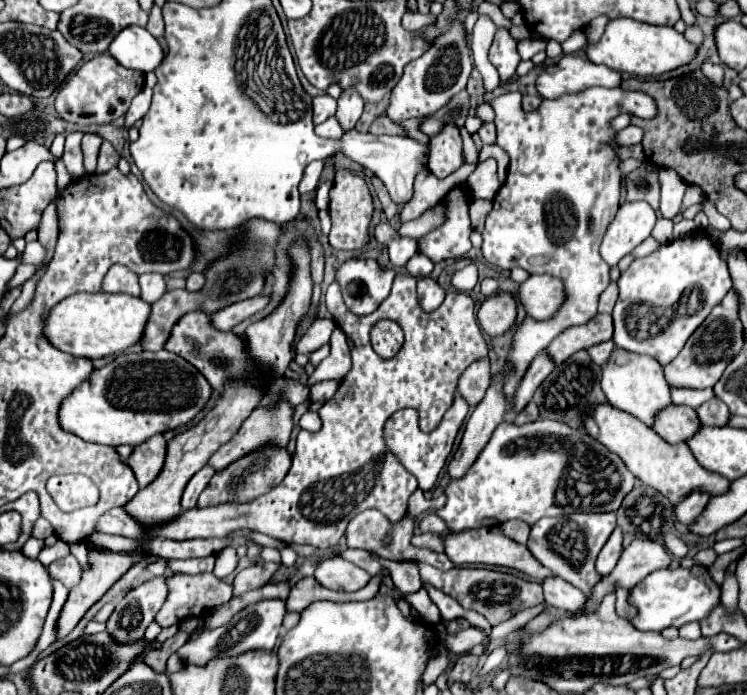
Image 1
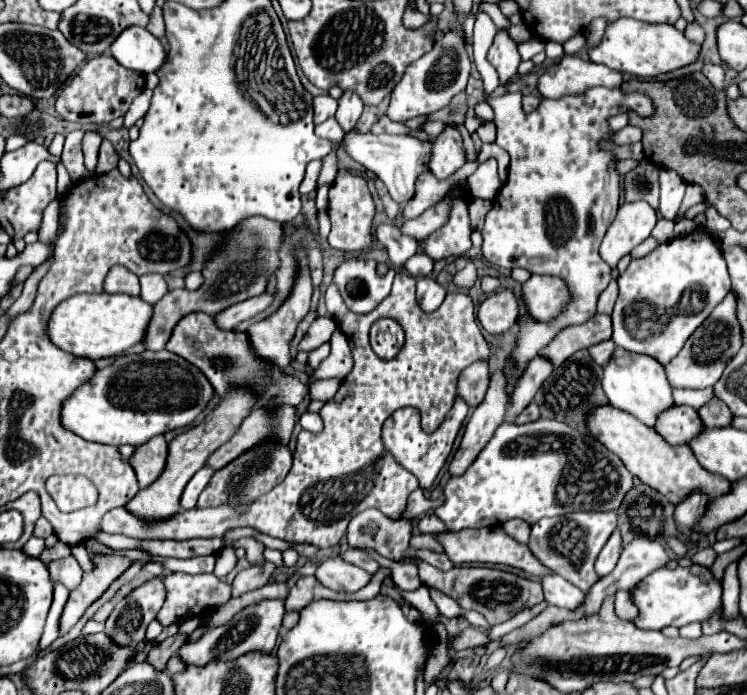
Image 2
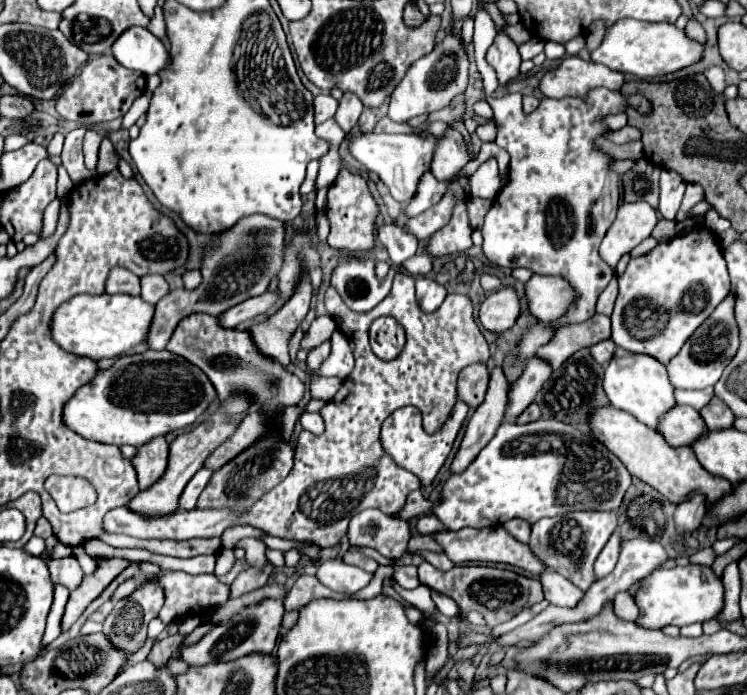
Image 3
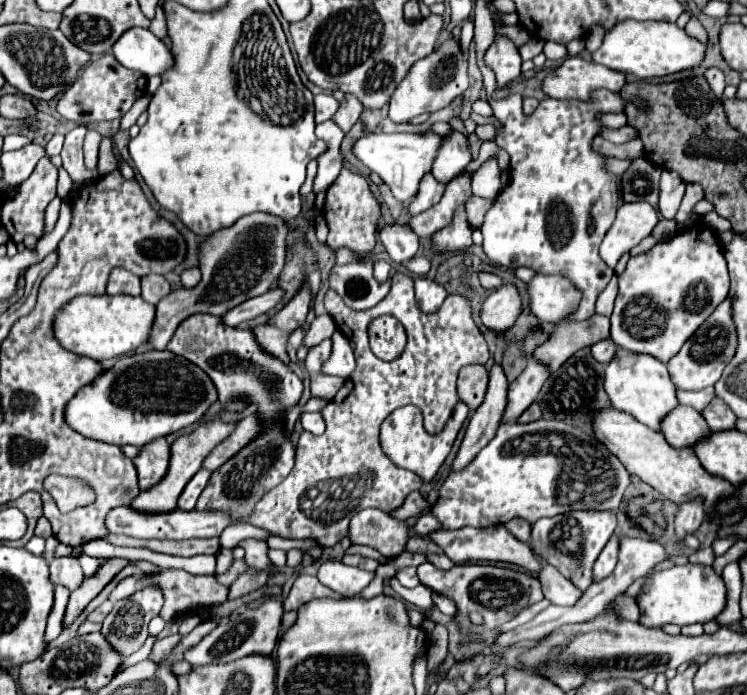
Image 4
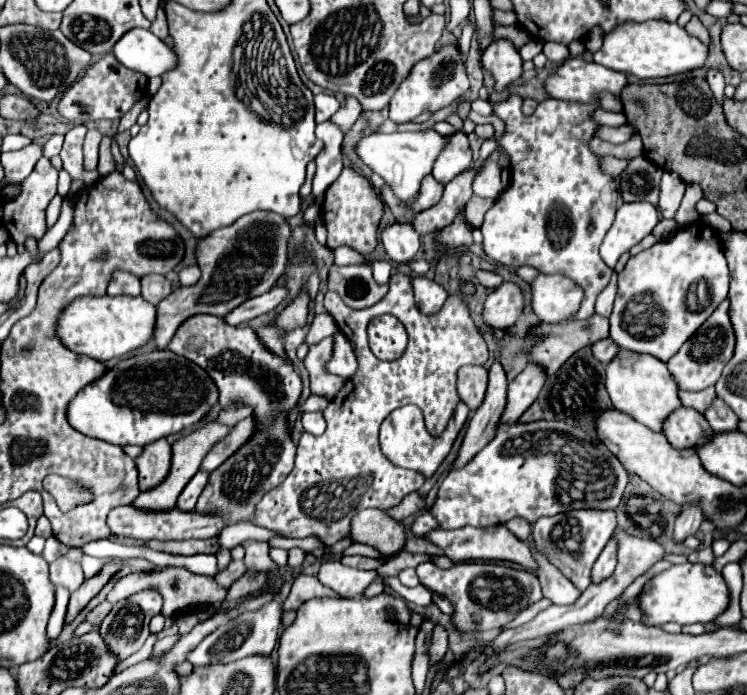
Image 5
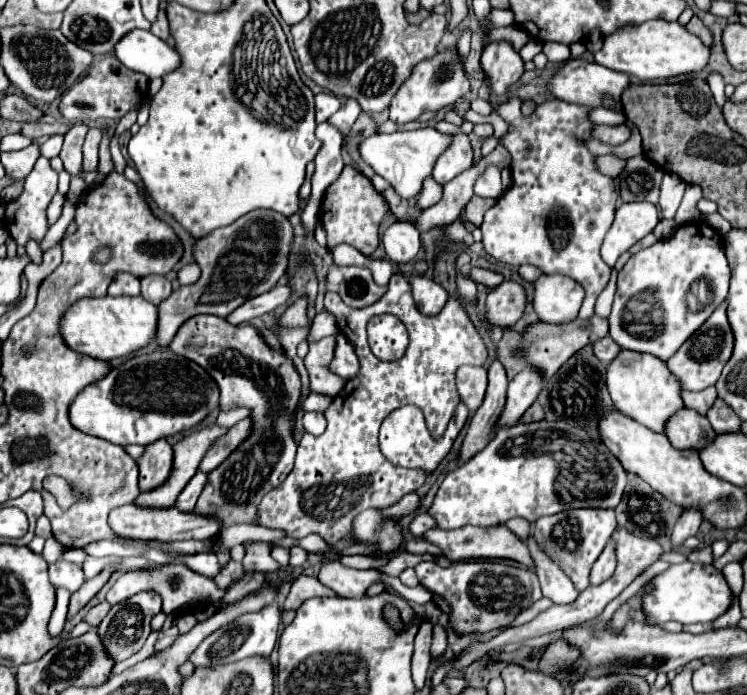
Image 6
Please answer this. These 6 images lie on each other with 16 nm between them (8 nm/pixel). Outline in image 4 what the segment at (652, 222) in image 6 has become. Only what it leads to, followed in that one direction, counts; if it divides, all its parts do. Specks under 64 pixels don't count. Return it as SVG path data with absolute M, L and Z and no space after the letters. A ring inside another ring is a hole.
M644 202L622 204L618 208L618 216L614 224L610 226L610 230L602 240L600 246L602 260L610 268L614 268L622 254L630 252L636 244L640 244L646 236L650 236L656 222L658 222L658 214L650 204Z

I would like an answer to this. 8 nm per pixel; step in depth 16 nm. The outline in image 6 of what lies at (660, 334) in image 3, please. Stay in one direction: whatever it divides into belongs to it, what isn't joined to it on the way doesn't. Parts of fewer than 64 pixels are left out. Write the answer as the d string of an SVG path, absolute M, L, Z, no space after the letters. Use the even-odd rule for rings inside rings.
M706 222L684 224L668 240L660 240L654 246L630 256L626 266L618 272L618 290L612 314L608 318L610 336L620 348L654 354L666 362L726 300L728 282L730 268L718 232ZM646 290L652 292L654 302L658 304L658 314L646 312L644 318L652 328L628 328L634 324L634 320L626 318L626 306L632 298Z

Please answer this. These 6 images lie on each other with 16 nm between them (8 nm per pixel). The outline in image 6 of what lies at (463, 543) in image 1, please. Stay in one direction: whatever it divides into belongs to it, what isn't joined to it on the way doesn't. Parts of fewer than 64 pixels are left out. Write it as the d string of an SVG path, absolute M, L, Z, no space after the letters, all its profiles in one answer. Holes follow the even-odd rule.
M504 524L502 526L492 526L492 528L476 528L476 526L464 526L464 528L458 528L458 530L440 530L440 528L434 528L434 530L428 530L424 534L424 538L432 544L436 544L446 558L450 558L452 562L464 562L464 560L480 560L480 558L486 558L486 560L494 560L494 558L500 558L500 560L514 560L514 562L520 562L522 566L526 568L534 568L534 560L530 556L530 550L528 546L516 538L516 534L512 534Z

